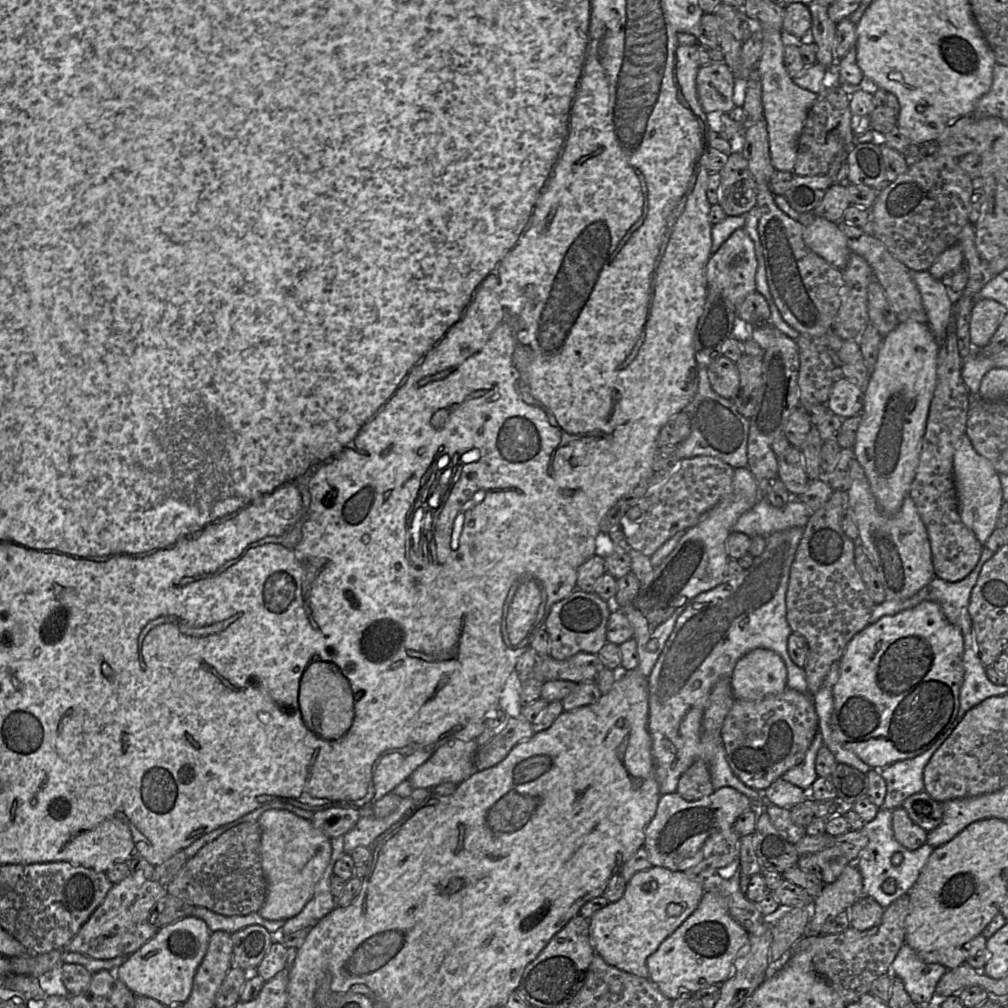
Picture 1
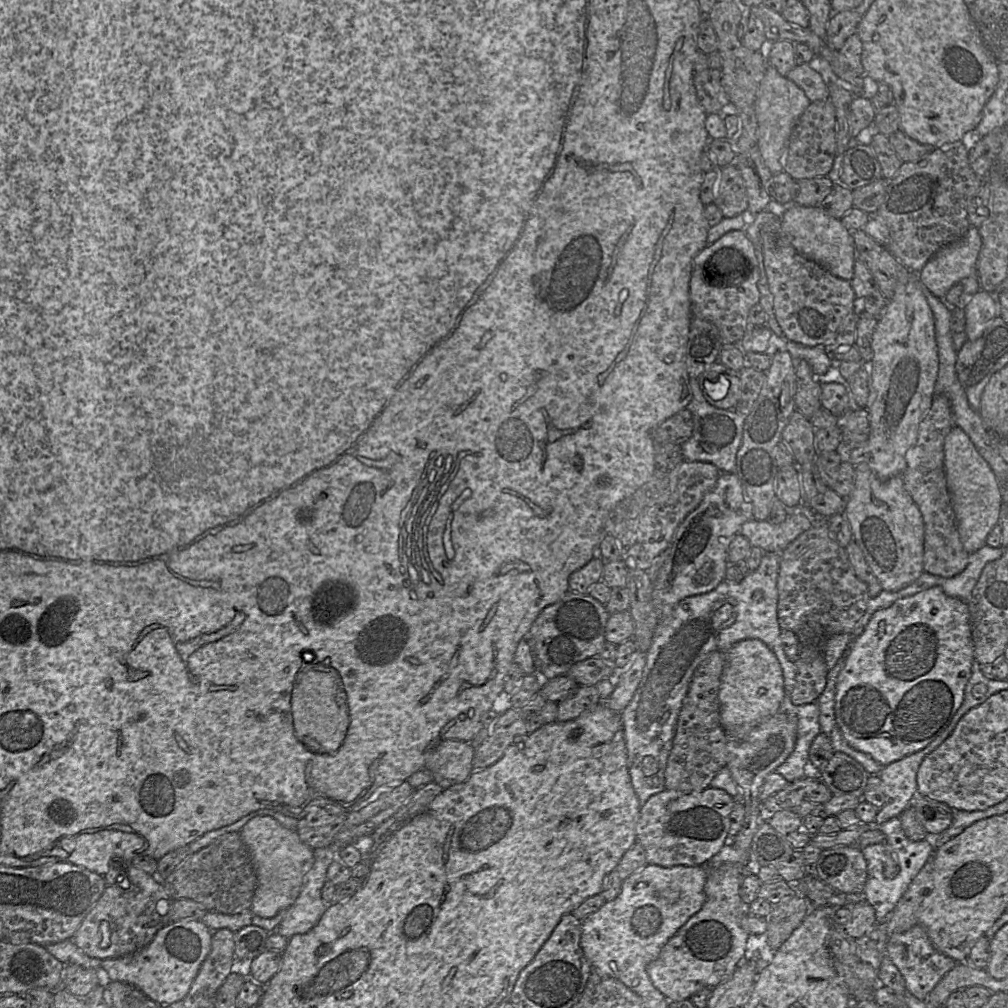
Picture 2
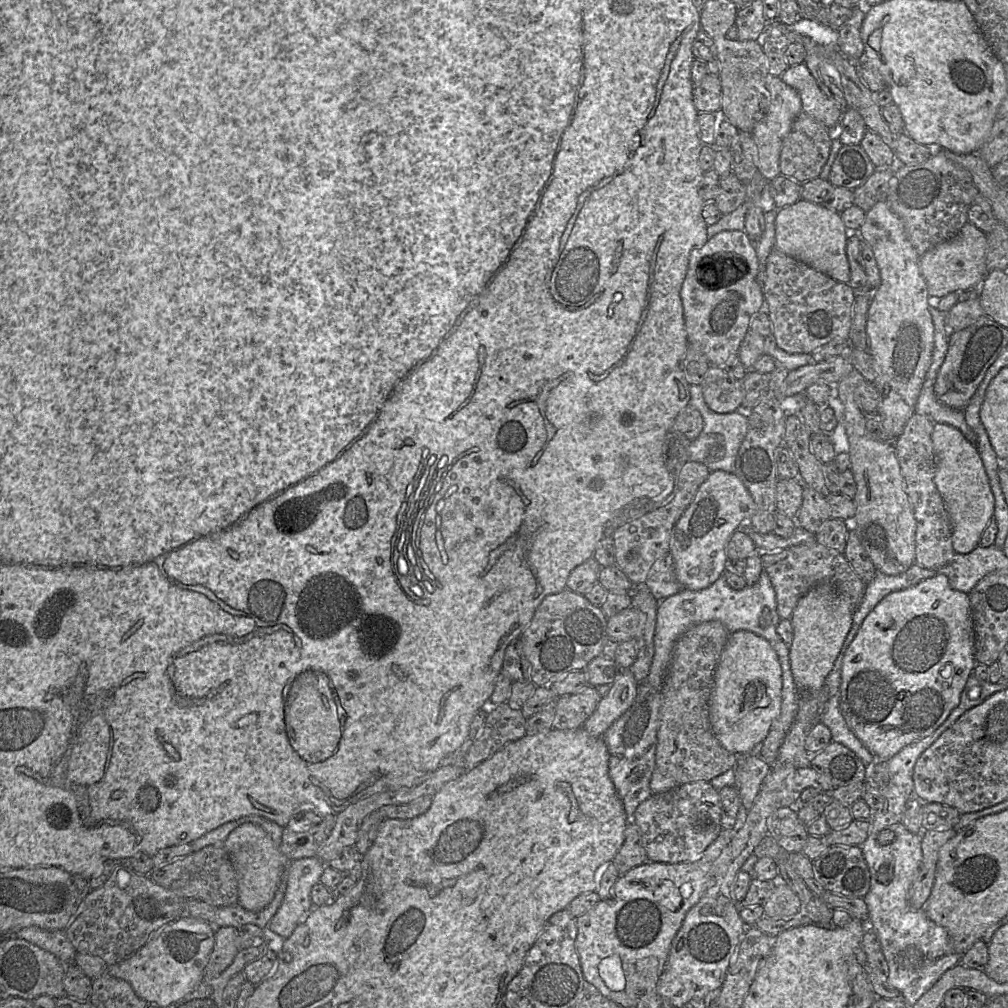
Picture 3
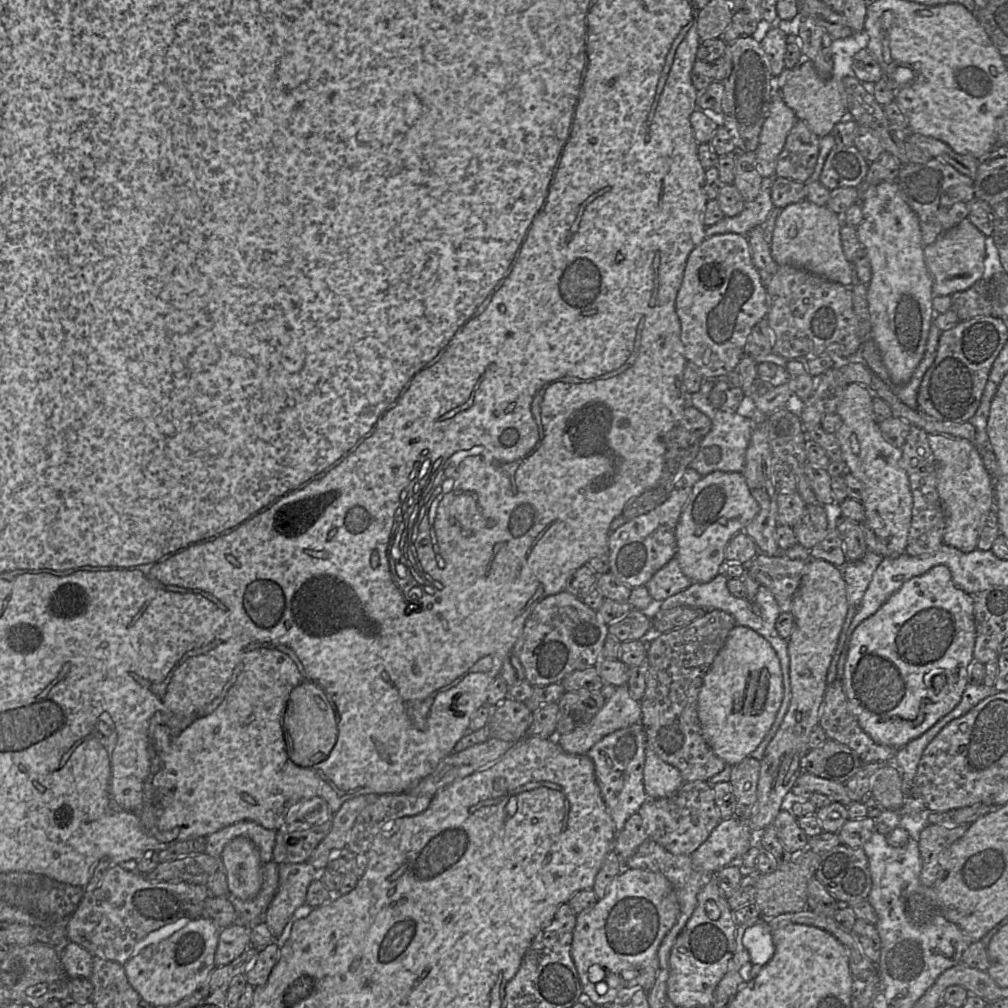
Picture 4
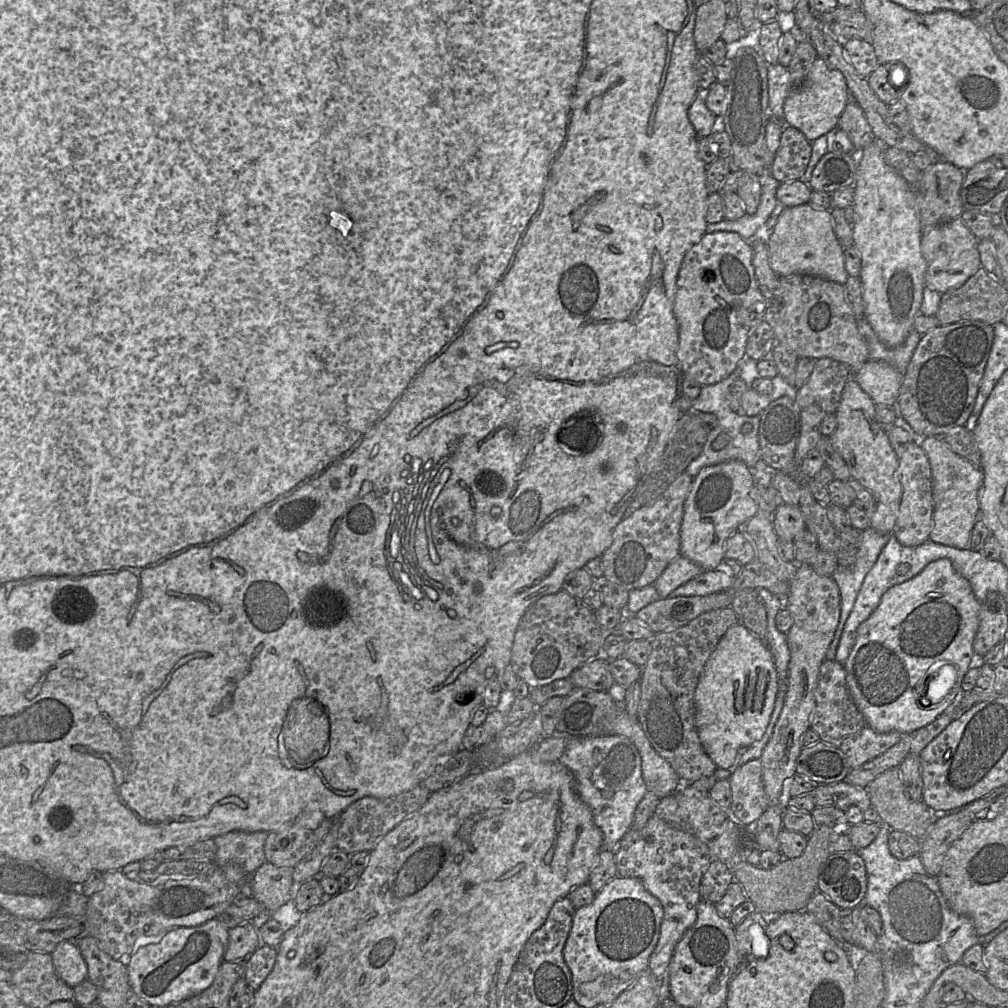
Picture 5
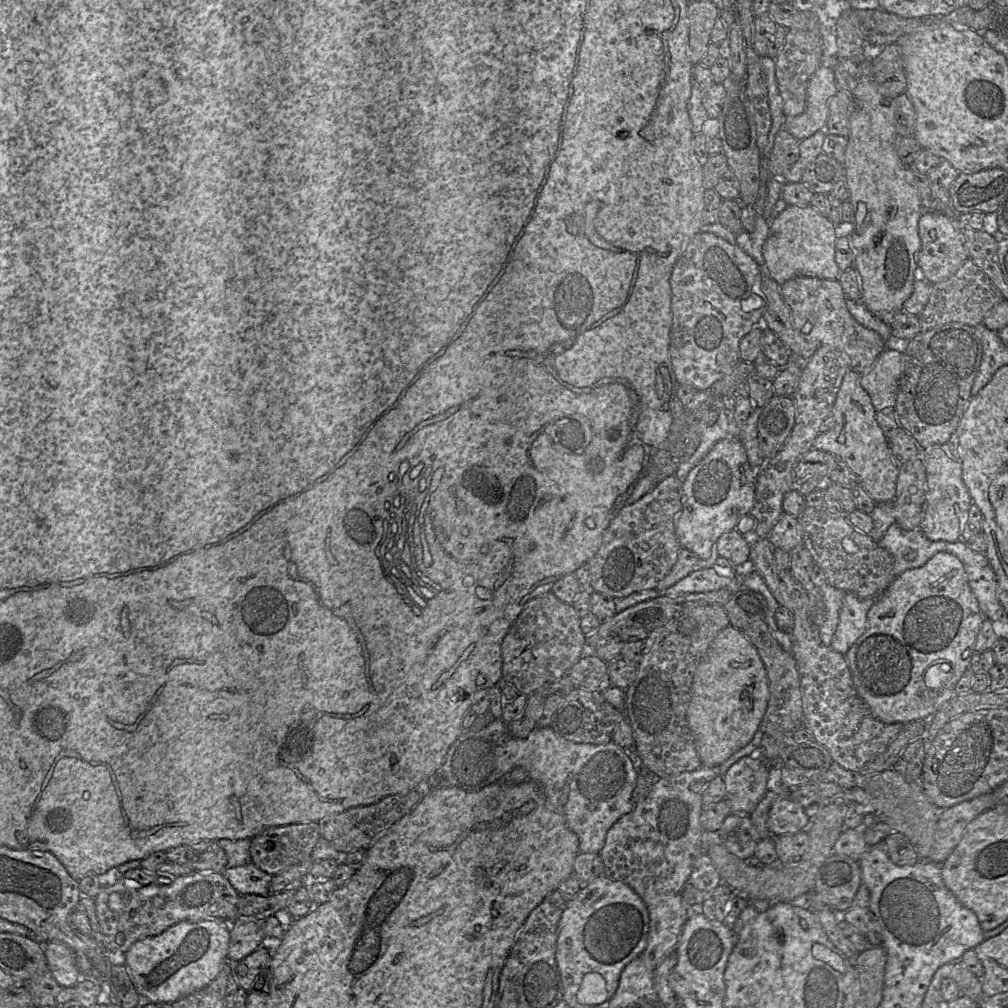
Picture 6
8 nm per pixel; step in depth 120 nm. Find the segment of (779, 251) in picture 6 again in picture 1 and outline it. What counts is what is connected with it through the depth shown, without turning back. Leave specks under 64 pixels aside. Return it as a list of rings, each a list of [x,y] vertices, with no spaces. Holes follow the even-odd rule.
[[[801,213],[798,221],[804,226],[803,240],[808,248],[833,267],[843,270],[851,251],[838,224],[813,213]]]

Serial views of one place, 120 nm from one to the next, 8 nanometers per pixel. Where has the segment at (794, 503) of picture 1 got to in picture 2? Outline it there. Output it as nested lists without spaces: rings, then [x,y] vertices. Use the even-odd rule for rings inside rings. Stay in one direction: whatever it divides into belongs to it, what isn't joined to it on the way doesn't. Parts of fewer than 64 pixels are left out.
[[[802,502],[792,509],[780,524],[751,519],[745,522],[740,533],[746,536],[752,547],[760,547],[765,553],[782,553],[800,534],[810,529],[817,515]]]

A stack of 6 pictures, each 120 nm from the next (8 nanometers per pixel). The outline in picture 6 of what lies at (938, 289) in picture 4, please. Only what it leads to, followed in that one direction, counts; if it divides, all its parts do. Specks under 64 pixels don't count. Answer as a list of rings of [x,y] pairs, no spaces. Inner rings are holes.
[[[936,211],[923,212],[918,222],[918,231],[921,240],[918,266],[923,279],[930,284],[944,281],[954,275],[969,258],[963,233],[957,228],[954,220],[946,214]]]

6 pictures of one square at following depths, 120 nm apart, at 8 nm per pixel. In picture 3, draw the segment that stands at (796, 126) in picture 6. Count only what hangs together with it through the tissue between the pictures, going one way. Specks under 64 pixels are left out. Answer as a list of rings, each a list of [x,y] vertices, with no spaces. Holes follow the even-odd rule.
[[[805,62],[790,66],[781,79],[800,95],[802,111],[834,130],[843,115],[839,105],[820,89]]]

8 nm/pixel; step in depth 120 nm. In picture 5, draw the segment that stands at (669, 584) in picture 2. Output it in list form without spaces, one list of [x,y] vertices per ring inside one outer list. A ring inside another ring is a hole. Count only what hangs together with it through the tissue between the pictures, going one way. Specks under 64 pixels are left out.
[[[740,460],[706,466],[693,478],[684,505],[680,529],[681,555],[695,562],[704,571],[720,566],[725,559],[724,544],[735,531],[758,511],[752,470]]]

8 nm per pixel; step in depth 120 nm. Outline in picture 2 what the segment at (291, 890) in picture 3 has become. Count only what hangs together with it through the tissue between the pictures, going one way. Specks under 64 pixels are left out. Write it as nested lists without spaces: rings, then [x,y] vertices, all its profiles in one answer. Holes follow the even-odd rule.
[[[328,846],[313,849],[313,851],[314,863],[304,877],[301,892],[296,901],[287,909],[285,917],[275,931],[287,939],[311,930],[327,909],[321,892],[327,881],[328,868],[336,859],[338,849]]]

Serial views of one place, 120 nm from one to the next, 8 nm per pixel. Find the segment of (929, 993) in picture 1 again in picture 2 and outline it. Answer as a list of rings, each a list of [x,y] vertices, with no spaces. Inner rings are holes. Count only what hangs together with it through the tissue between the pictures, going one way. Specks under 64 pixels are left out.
[[[919,924],[903,933],[893,934],[887,943],[887,956],[903,976],[906,989],[919,1000],[925,1000],[943,976],[957,963],[934,947],[927,932]]]

